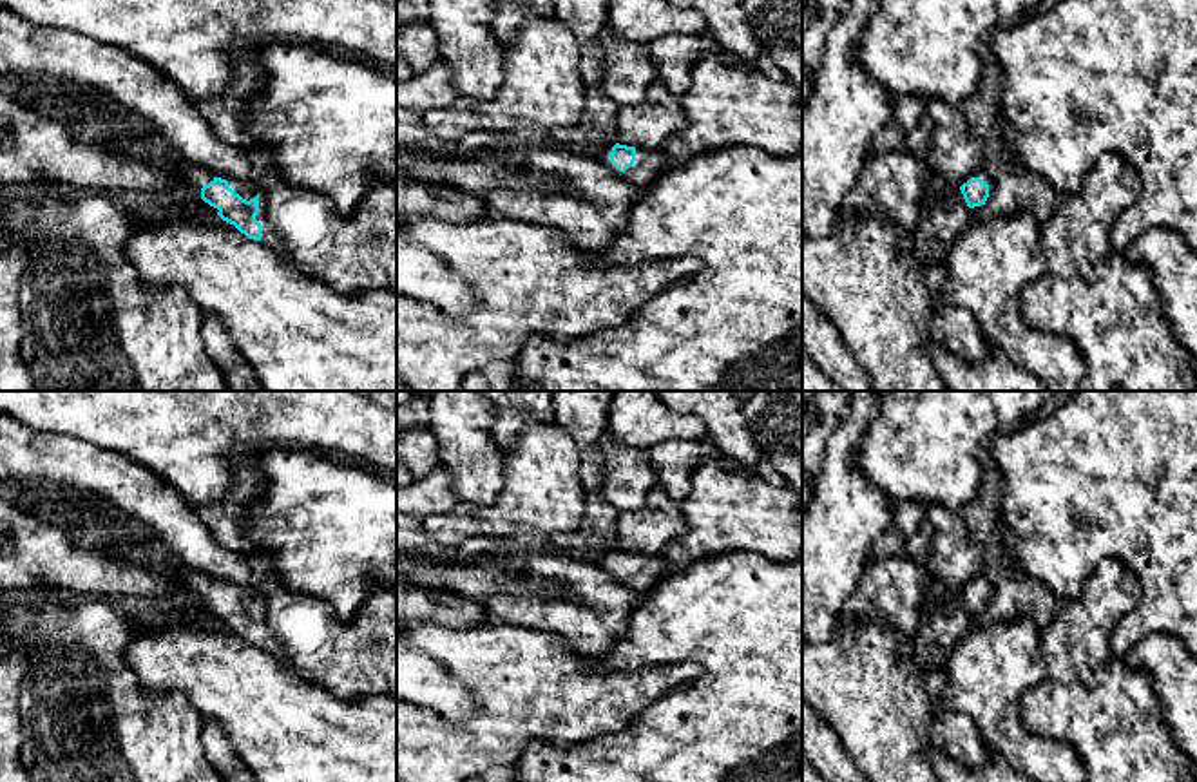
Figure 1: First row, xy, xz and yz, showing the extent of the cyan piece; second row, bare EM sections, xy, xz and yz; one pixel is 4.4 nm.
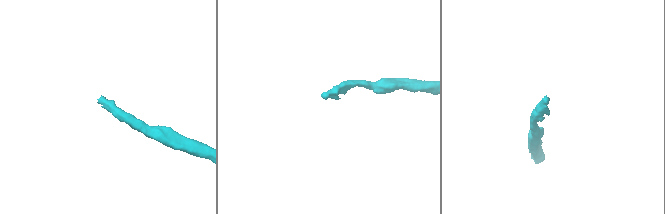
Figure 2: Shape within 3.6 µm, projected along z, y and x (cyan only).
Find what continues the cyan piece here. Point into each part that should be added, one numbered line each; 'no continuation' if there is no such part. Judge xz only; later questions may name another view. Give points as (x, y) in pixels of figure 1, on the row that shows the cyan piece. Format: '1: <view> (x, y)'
1: xz (649, 165)

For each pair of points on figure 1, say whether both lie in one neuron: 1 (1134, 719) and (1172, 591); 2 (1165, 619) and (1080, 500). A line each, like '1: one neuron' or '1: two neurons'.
1: two neurons
2: one neuron

